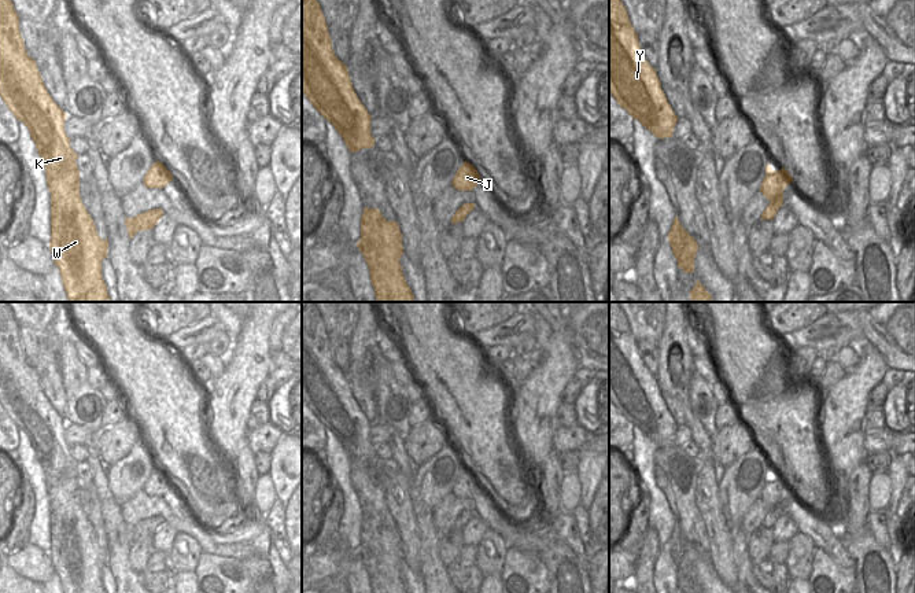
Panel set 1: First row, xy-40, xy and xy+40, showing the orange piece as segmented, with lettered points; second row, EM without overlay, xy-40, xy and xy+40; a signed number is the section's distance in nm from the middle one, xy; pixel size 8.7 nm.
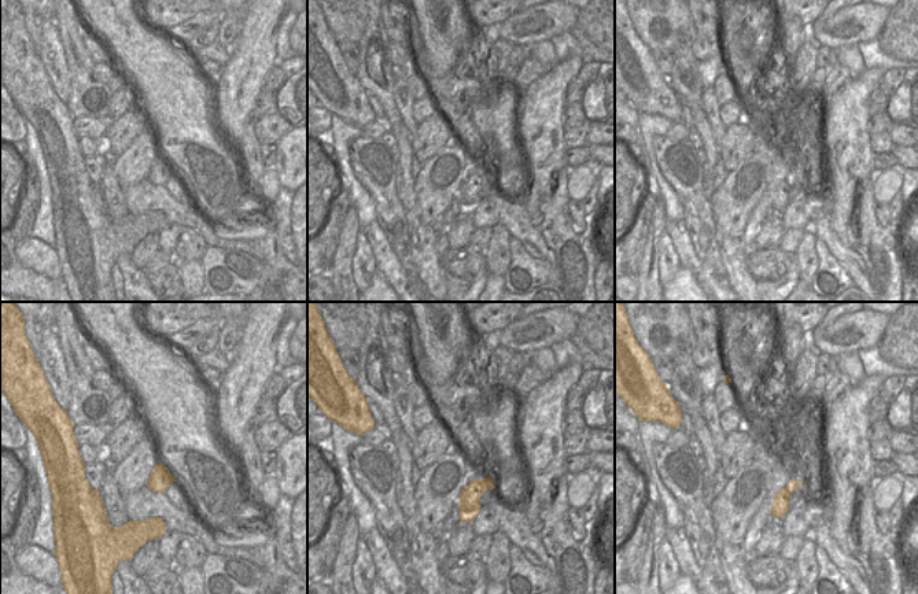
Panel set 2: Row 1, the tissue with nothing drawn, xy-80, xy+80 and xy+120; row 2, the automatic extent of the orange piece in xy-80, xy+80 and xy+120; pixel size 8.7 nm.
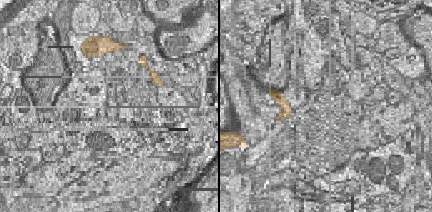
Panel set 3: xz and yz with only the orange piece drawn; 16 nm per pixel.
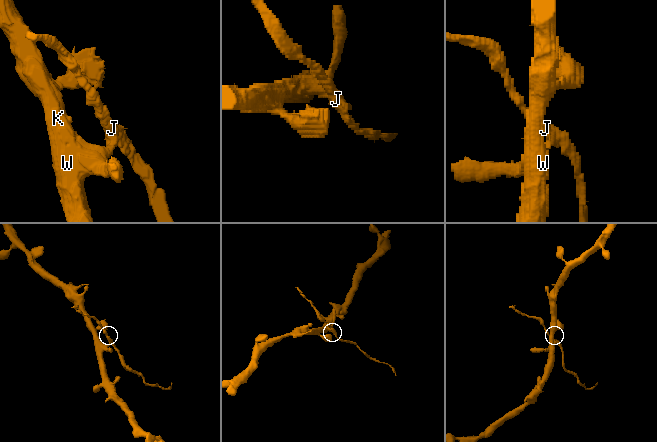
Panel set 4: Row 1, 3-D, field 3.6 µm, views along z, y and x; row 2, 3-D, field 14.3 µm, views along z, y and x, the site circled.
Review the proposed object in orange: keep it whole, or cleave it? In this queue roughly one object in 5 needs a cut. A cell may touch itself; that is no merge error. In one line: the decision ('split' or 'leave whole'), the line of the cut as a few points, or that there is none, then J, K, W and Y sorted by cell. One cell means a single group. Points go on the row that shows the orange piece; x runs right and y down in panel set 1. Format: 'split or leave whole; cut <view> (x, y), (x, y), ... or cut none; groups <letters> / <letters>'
split; cut xy+40 (770, 203), (778, 207); groups J / K W Y

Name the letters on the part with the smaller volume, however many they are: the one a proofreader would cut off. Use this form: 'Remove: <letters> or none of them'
Remove: J

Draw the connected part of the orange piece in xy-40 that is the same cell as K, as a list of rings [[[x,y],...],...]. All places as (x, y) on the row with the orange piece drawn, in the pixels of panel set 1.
[[[0,0],[0,96],[18,121],[22,121],[36,143],[45,166],[51,192],[49,248],[59,268],[69,302],[111,302],[102,276],[102,261],[107,258],[108,237],[103,240],[80,195],[78,154],[70,147],[64,132],[67,114],[48,93],[37,63],[26,49],[19,30],[19,16],[11,0]]]

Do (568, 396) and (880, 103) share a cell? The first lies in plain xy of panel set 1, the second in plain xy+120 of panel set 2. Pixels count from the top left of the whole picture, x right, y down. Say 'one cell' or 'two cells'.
one cell

